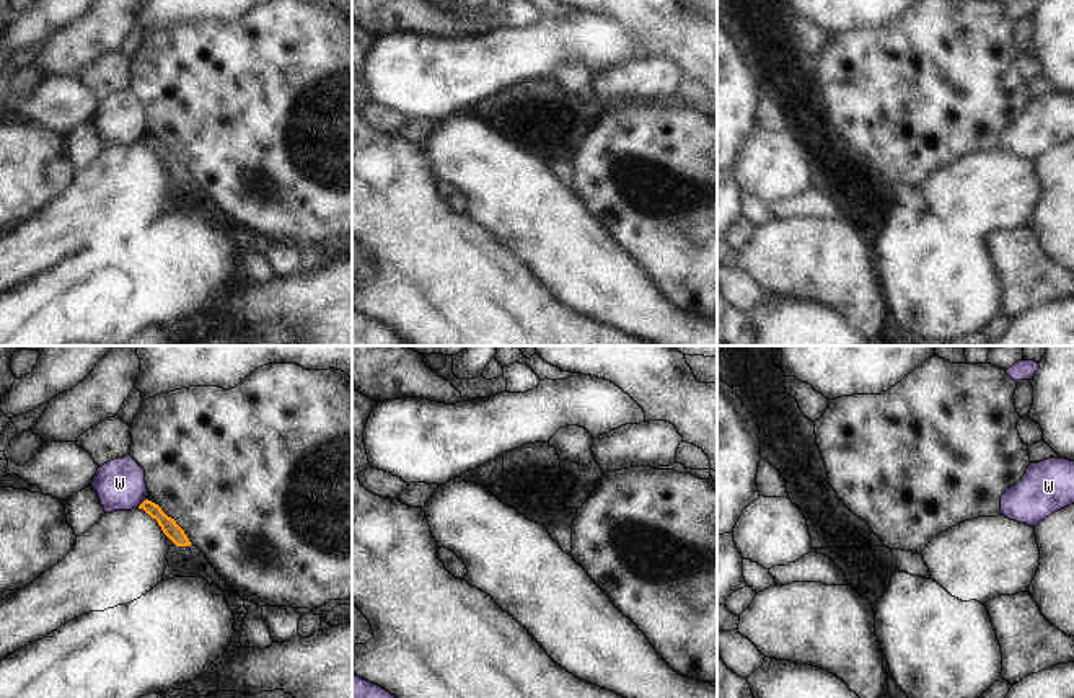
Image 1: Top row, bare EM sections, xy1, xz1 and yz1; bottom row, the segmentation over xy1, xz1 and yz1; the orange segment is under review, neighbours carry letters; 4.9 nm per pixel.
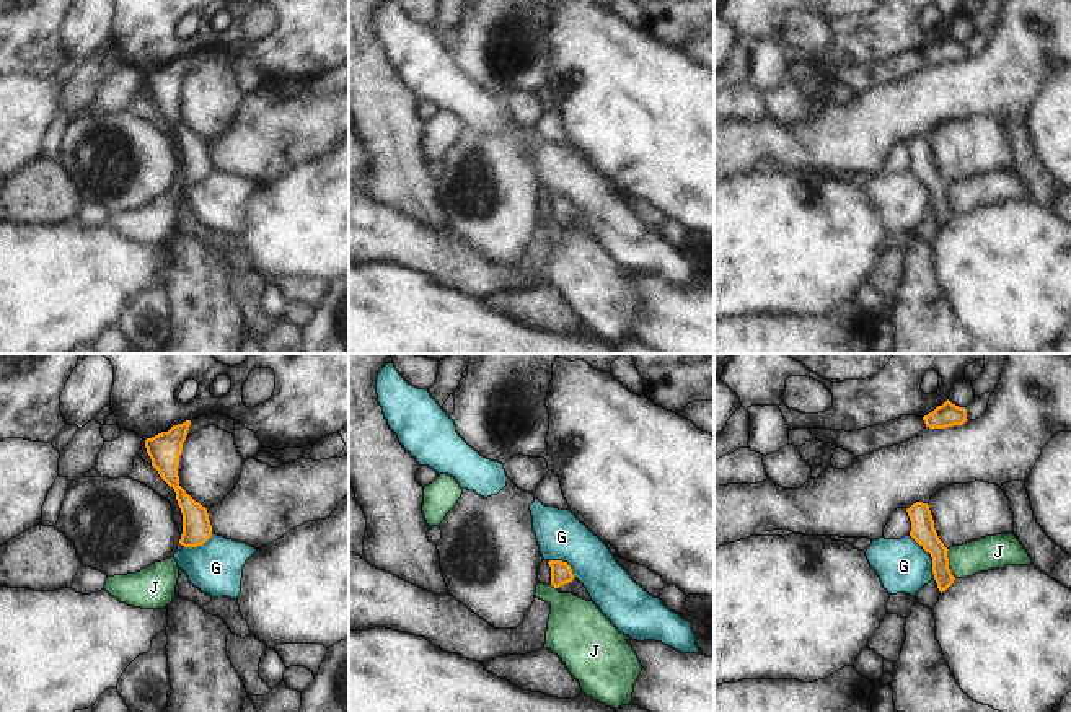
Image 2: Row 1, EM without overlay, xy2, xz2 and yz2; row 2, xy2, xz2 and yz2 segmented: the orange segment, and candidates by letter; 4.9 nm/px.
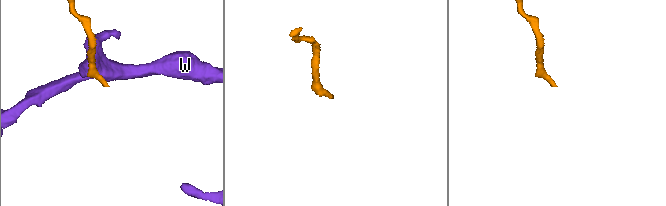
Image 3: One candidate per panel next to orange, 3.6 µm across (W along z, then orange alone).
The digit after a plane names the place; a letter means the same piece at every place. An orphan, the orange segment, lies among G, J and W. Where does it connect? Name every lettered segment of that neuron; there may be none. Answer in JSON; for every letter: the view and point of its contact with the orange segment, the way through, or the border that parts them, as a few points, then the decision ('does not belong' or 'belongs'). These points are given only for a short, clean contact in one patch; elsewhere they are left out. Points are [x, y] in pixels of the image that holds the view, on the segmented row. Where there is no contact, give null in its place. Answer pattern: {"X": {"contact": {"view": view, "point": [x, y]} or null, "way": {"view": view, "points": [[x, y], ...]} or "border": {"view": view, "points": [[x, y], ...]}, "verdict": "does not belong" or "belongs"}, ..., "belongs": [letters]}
{"G": {"contact": {"view": "yz2", "point": [931, 556]}, "border": {"view": "yz2", "points": [[910, 535], [929, 554], [934, 577]]}, "verdict": "does not belong"}, "J": {"contact": {"view": "yz2", "point": [947, 564]}, "border": {"view": "yz2", "points": [[947, 549], [947, 567], [956, 577]]}, "verdict": "does not belong"}, "W": {"contact": {"view": "xy1", "point": [142, 503]}, "border": {"view": "xy1", "points": [[145, 498], [137, 506]]}, "verdict": "does not belong"}, "belongs": []}

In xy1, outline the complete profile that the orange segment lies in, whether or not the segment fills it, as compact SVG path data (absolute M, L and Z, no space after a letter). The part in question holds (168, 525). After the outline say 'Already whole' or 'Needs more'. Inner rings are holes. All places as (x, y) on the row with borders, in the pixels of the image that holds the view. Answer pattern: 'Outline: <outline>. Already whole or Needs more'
Outline: M145 499L139 509L143 509L152 519L155 519L163 533L174 543L166 554L168 566L163 572L163 581L173 577L202 577L209 584L218 585L223 592L238 594L218 576L205 554L189 541L184 530L174 519L168 517L158 504Z. Needs more

